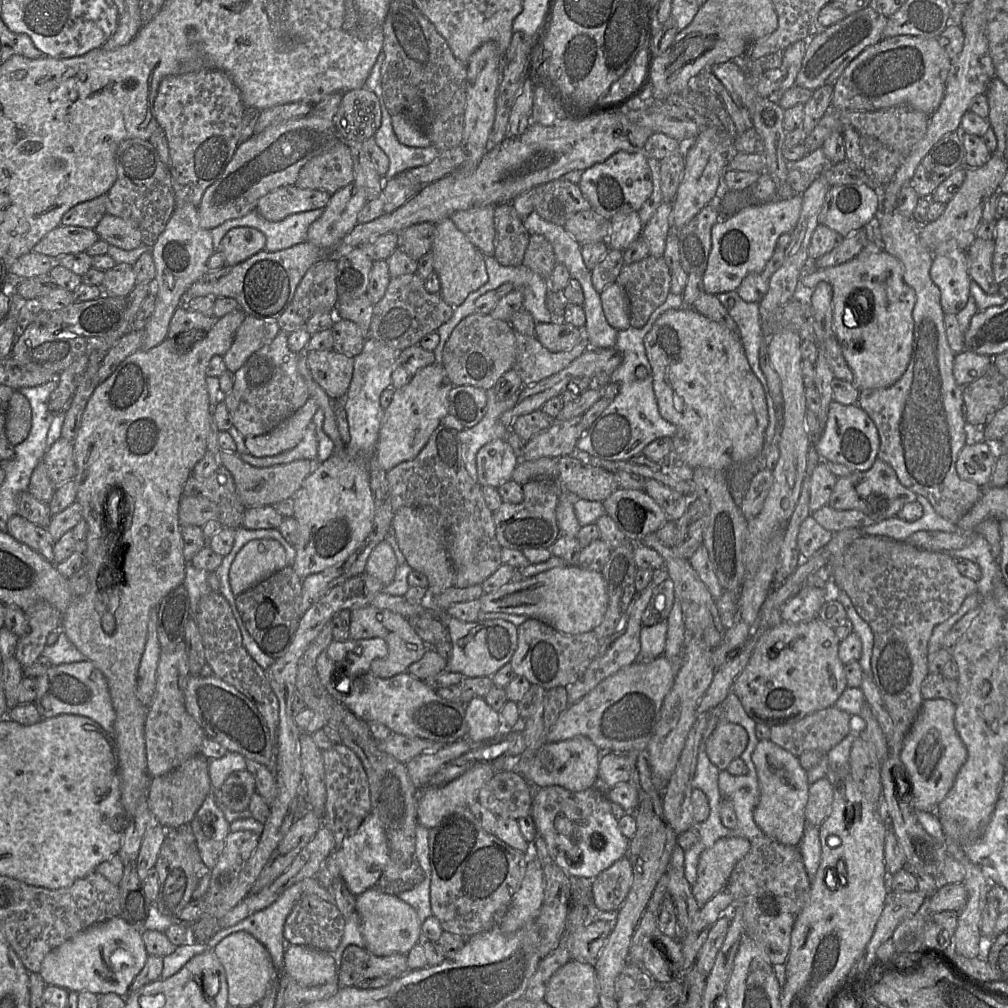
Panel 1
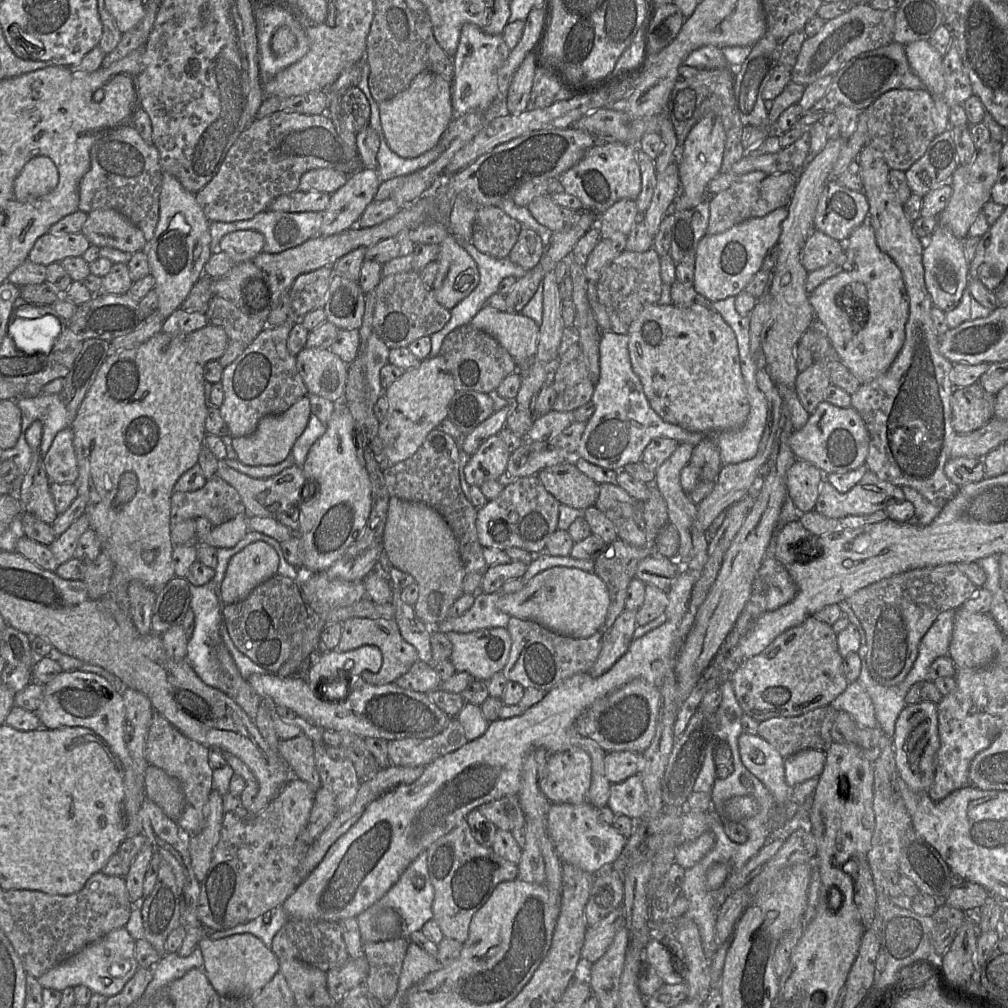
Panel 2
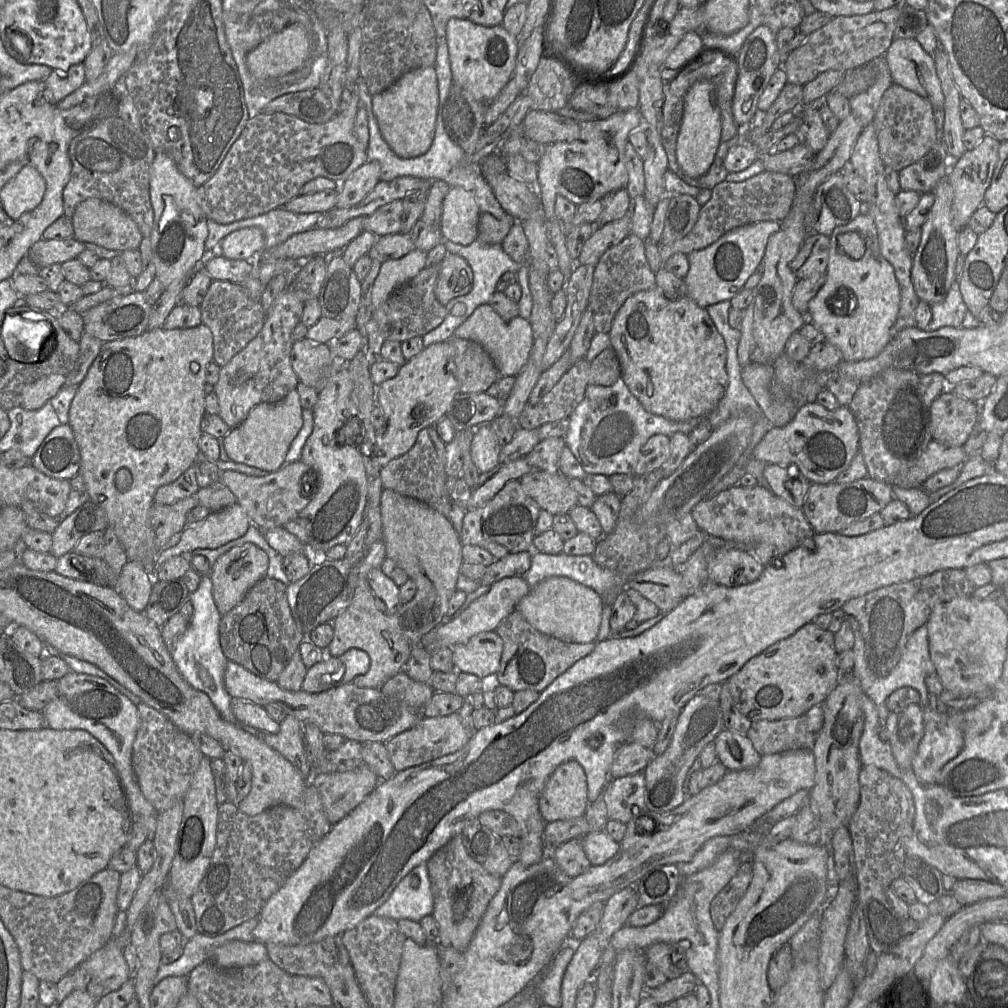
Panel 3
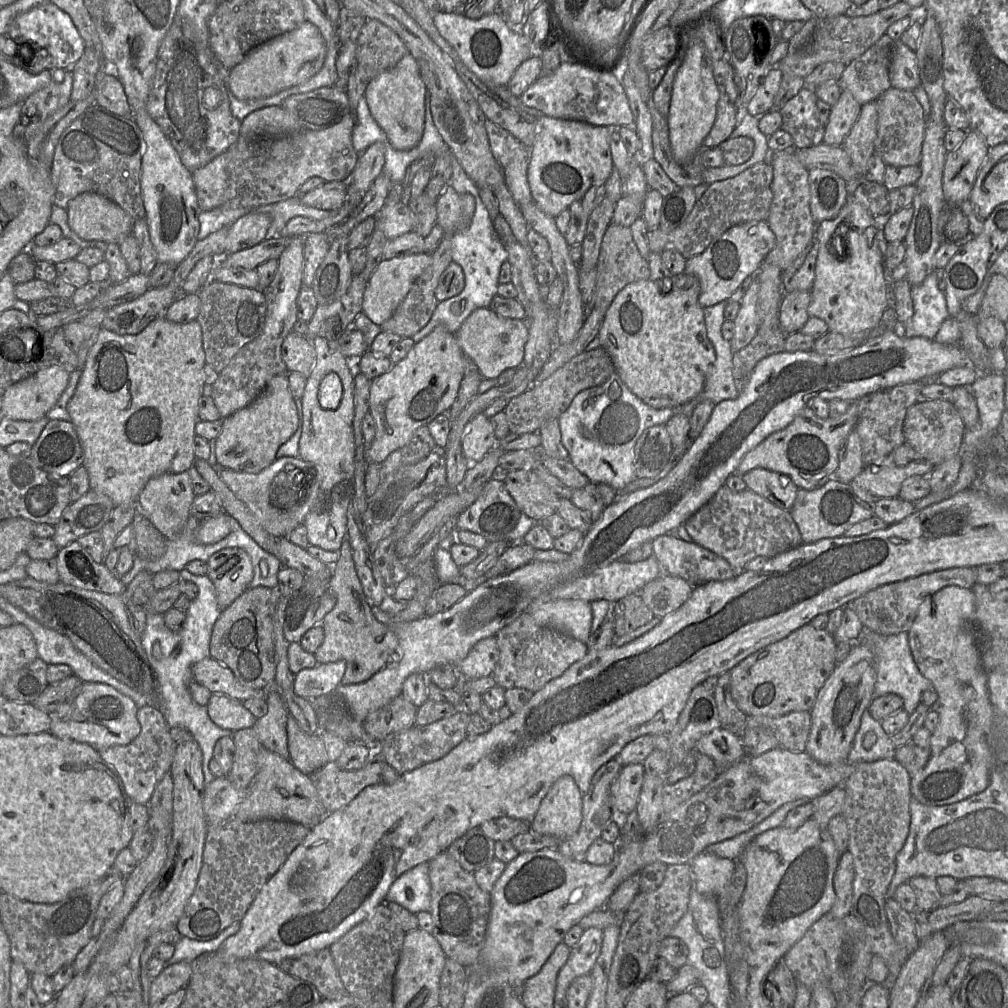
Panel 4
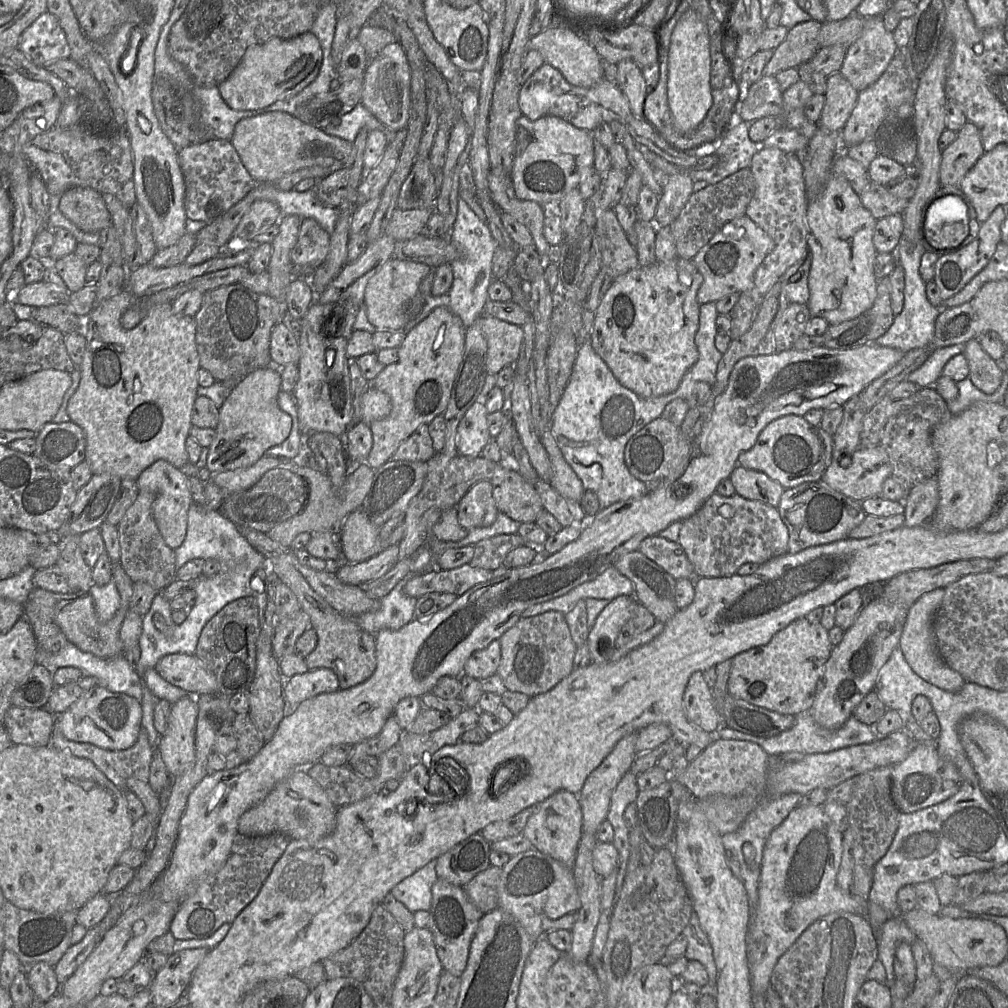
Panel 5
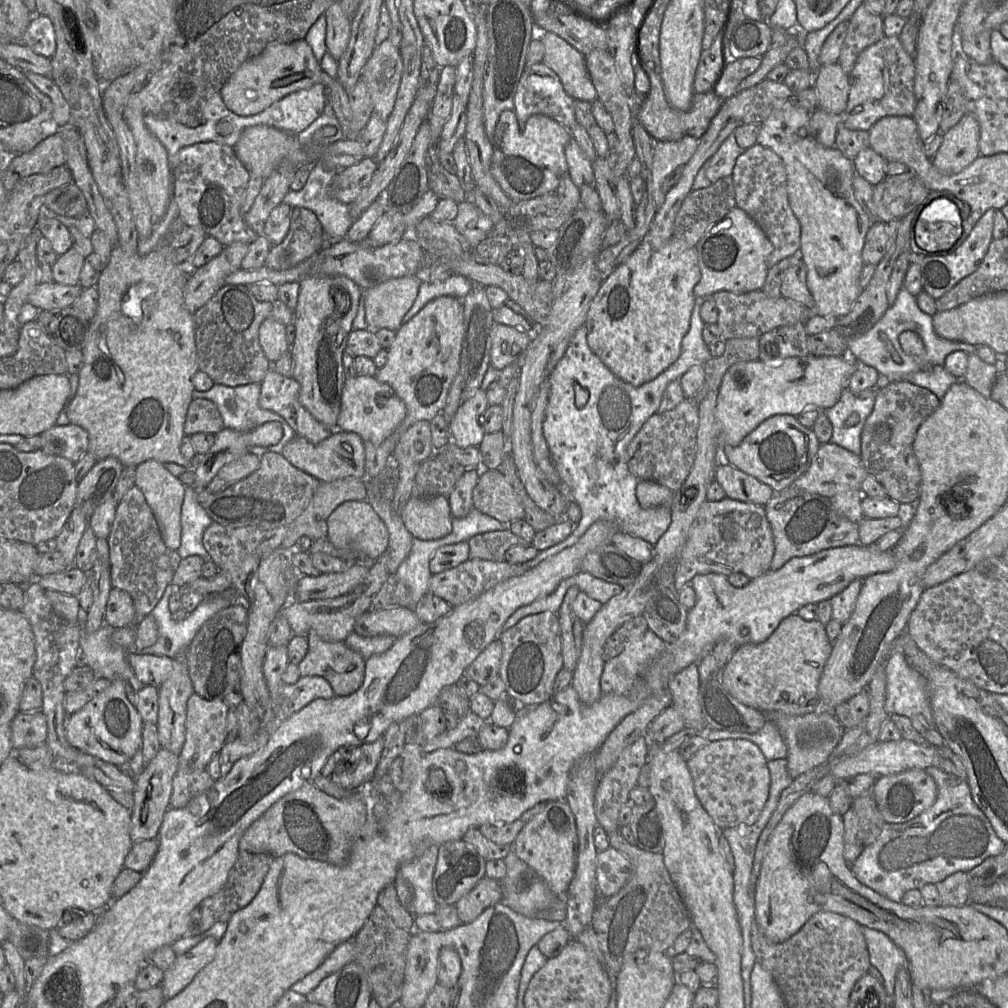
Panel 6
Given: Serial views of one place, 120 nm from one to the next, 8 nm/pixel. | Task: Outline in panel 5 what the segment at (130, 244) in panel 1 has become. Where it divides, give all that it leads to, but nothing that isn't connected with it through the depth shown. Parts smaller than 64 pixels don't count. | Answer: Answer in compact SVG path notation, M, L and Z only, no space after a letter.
M72 187L60 195L63 215L85 232L100 232L112 224L101 193L90 187Z

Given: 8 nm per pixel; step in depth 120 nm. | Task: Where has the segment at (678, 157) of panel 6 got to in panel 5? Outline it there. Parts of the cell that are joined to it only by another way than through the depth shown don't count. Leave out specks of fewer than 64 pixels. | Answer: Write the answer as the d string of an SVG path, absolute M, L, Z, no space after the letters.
M677 173L668 177L659 198L654 224L659 227L669 226L679 216L690 196L694 192L694 182L687 173Z

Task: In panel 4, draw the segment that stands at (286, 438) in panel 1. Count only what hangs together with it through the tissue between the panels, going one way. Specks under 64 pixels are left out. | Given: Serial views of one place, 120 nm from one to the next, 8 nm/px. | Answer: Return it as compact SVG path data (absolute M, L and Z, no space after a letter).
M287 374L273 377L250 405L222 419L221 426L221 432L215 439L217 465L245 473L259 473L270 466L277 459L279 447L298 428L297 407Z

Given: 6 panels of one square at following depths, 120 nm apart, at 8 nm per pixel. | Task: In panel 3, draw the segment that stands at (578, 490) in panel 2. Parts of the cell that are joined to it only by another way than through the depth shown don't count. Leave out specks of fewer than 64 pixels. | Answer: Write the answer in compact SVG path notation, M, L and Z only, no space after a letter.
M534 470L519 479L519 482L540 509L552 515L568 514L578 505L577 494L570 486L568 478L560 472L548 473Z

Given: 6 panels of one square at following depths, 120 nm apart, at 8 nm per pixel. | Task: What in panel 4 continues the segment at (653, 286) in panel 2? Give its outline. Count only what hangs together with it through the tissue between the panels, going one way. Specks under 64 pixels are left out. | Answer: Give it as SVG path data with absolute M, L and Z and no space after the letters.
M611 223L605 231L596 266L595 308L605 315L613 299L626 285L650 279L648 261L645 260L632 237L630 228Z

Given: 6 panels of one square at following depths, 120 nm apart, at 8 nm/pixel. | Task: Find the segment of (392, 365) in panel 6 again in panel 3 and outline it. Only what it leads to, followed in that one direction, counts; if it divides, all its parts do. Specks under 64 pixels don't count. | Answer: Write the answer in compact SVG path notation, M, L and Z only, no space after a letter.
M450 341L431 344L406 361L395 377L376 388L376 404L384 413L384 424L376 431L373 462L383 467L407 453L422 429L434 426L445 416L458 393L454 349Z

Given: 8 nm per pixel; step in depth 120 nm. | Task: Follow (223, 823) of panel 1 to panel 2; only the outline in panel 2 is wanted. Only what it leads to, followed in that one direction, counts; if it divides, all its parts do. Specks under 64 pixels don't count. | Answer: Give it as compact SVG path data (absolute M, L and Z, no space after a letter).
M154 711L145 743L145 758L148 765L162 769L180 782L186 806L176 822L191 837L201 832L205 825L204 808L213 789L214 770L209 764L209 752L209 747L184 736Z

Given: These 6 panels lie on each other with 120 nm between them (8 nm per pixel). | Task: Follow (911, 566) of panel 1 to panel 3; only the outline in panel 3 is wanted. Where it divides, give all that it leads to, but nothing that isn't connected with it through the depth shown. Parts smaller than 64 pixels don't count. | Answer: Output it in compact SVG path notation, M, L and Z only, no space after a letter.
M945 569L908 582L885 586L861 597L849 600L842 611L853 618L852 631L860 639L860 631L867 649L867 661L879 677L887 676L900 661L911 634L926 625L938 602L956 597L973 596L976 588L964 569Z

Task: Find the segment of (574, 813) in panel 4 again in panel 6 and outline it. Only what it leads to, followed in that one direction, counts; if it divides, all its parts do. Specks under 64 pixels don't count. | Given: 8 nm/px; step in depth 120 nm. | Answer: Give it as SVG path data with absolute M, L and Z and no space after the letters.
M565 799L547 802L545 808L536 814L520 831L513 843L516 855L529 865L558 897L564 897L576 868L578 836L575 817Z

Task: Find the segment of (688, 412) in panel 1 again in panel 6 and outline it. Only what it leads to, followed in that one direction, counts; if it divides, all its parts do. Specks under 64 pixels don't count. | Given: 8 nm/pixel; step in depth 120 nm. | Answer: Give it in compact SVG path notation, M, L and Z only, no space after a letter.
M674 236L662 247L653 247L642 240L633 253L602 281L590 303L584 324L590 349L618 378L635 387L655 379L681 353L681 343L689 331L695 306L693 290L700 278L695 247Z

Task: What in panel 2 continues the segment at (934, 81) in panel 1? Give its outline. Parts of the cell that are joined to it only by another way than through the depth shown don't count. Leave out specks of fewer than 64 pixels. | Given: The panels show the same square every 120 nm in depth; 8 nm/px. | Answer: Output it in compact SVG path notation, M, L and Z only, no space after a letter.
M891 42L876 50L865 52L846 63L833 77L825 96L804 112L793 128L809 129L838 106L864 111L891 89L925 89L920 78L912 71L905 53L905 45Z

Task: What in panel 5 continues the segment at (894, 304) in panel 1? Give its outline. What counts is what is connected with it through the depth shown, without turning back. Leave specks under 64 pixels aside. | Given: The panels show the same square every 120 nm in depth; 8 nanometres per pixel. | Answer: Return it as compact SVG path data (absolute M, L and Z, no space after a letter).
M832 173L824 190L816 198L809 200L806 224L812 264L808 278L810 297L807 305L811 317L823 317L830 325L838 324L857 317L873 305L878 284L874 275L874 260L878 254L873 244L876 223L877 219L863 206L860 195L856 194L848 180L841 175Z

